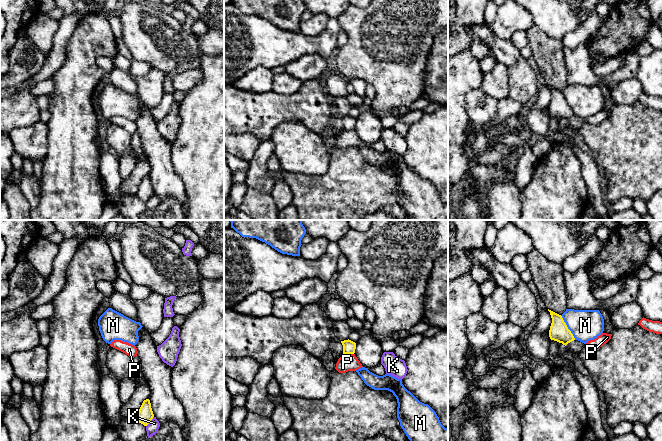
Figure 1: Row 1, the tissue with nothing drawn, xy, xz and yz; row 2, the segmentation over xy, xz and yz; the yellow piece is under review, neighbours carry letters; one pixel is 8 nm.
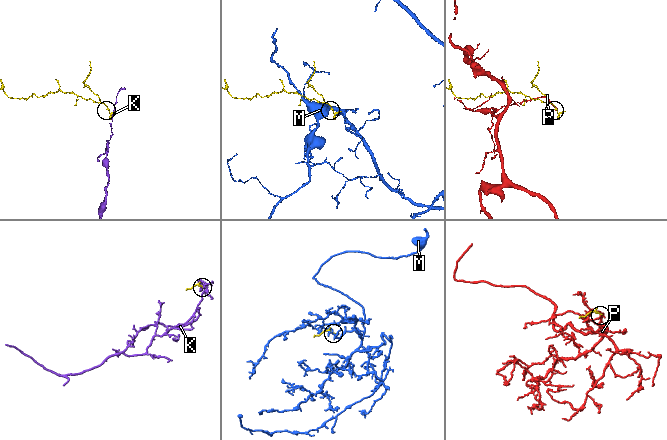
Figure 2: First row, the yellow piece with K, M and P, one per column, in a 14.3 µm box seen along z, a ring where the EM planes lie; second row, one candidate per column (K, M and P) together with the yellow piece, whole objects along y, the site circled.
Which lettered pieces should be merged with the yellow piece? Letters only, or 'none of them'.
none of them

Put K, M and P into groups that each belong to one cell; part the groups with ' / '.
K / M / P

